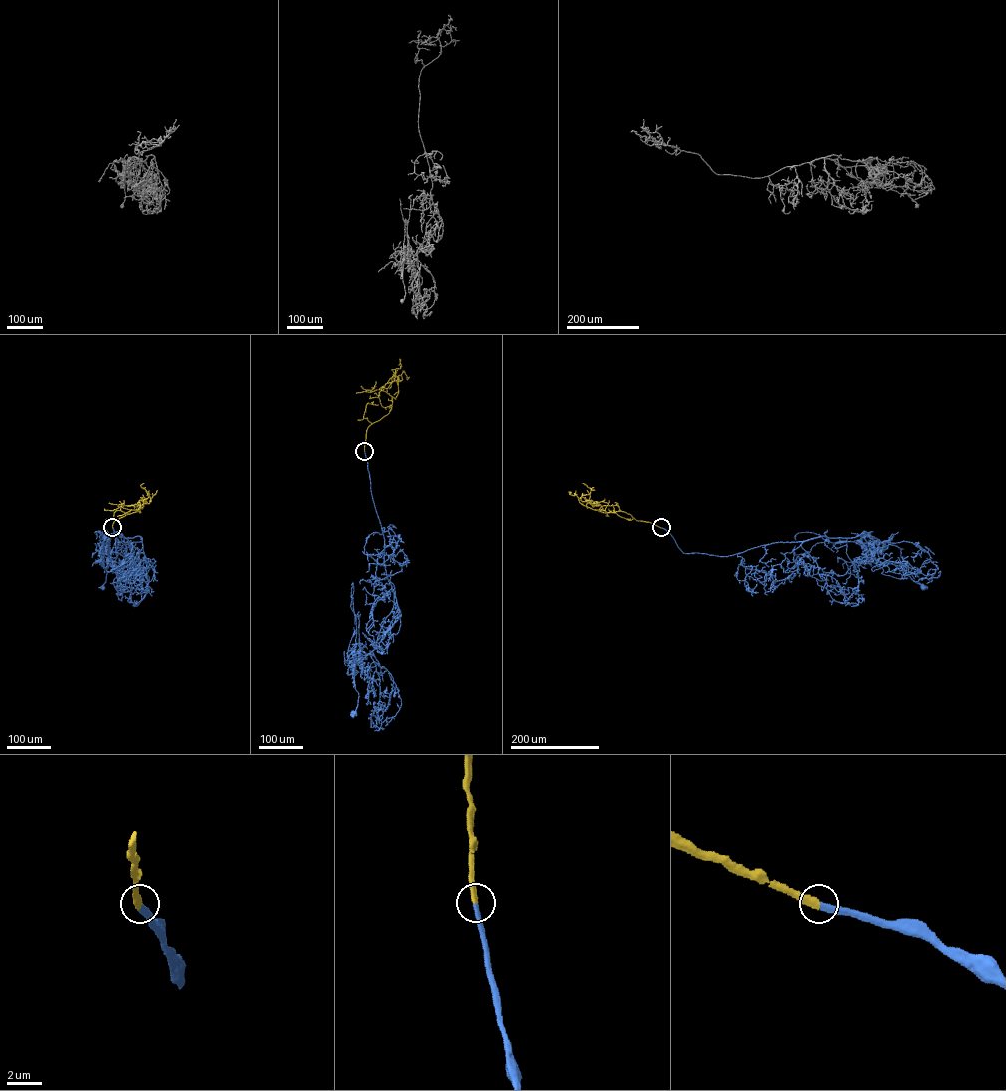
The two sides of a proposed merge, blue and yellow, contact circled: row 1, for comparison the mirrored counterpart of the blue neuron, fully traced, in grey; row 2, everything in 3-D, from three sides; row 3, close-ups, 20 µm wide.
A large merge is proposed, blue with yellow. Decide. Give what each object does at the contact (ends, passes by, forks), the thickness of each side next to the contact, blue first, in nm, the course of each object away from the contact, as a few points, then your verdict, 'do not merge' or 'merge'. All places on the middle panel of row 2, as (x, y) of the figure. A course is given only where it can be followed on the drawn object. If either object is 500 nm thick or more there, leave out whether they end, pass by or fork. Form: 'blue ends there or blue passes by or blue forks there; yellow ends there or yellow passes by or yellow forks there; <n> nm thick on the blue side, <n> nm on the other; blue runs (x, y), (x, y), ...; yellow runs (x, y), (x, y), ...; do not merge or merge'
blue ends there; yellow ends there; 320 nm thick on the blue side, 360 nm on the other; blue runs (364, 451), (394, 604), (375, 648), (360, 654), (355, 662), (359, 697), (355, 713); yellow runs (364, 451), (367, 427), (389, 413), (389, 395), (395, 398), (403, 371), (409, 377); merge

